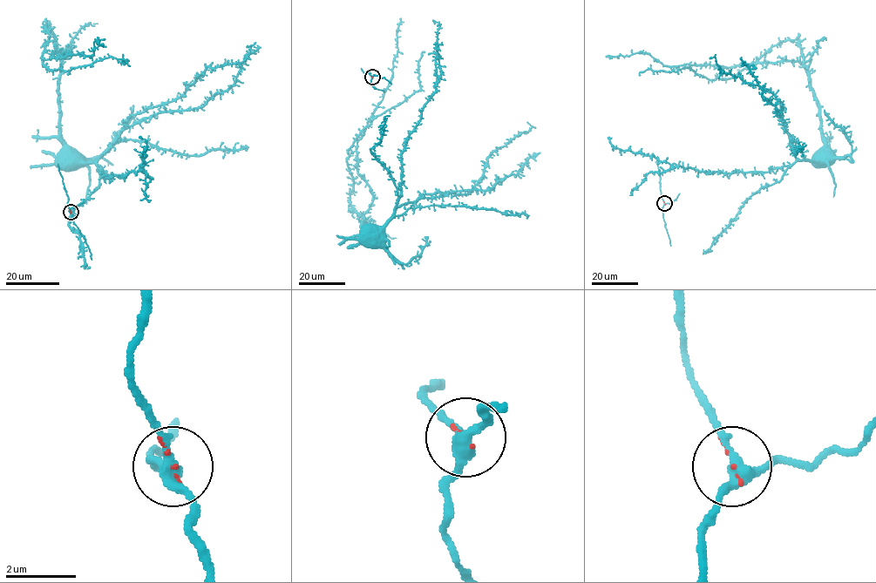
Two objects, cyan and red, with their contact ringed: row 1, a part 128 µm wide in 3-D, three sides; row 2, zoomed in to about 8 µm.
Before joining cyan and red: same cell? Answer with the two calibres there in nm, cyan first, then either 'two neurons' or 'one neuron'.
300 nm thick on the cyan side, 70 nm on the other; one neuron

